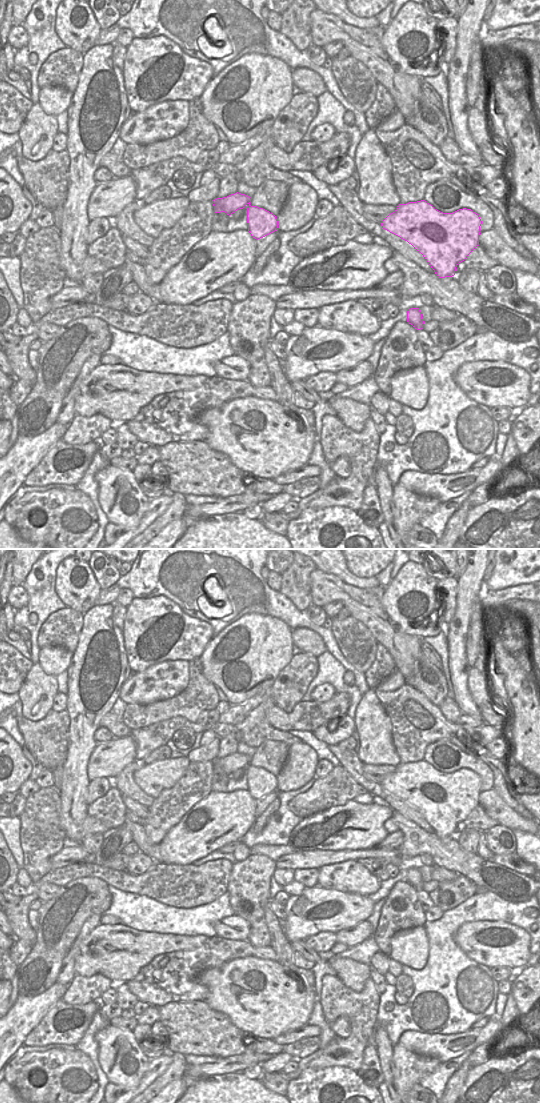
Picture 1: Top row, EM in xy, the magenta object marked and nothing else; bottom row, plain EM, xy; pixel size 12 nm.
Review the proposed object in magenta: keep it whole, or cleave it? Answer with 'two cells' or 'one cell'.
one cell

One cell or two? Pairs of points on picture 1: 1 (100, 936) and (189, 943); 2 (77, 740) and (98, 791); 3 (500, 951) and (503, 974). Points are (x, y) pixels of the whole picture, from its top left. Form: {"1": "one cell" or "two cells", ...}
{"1": "one cell", "2": "two cells", "3": "two cells"}

